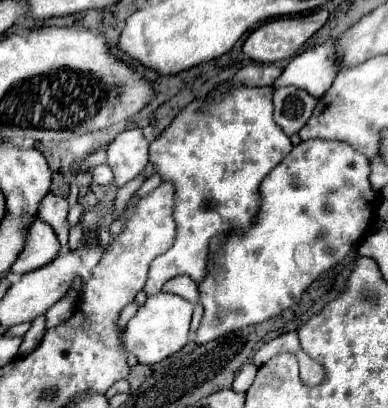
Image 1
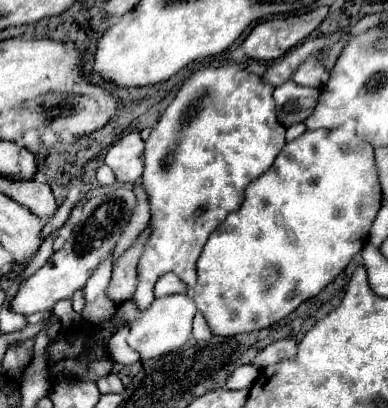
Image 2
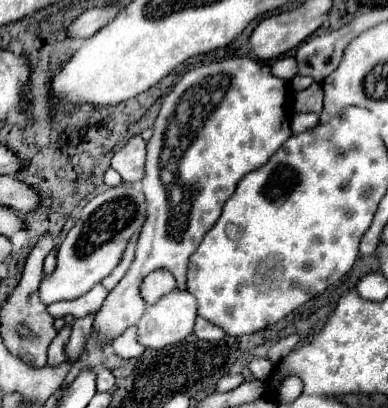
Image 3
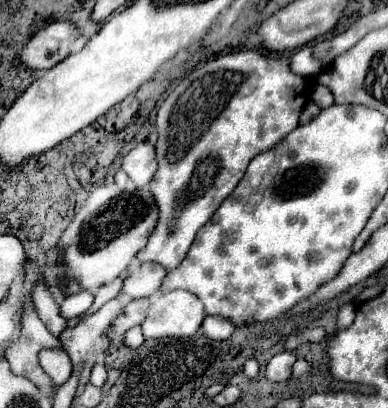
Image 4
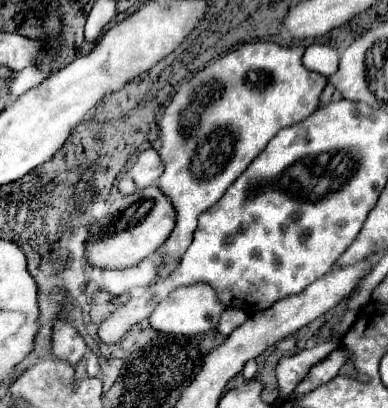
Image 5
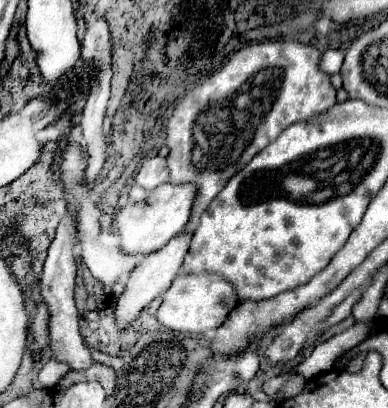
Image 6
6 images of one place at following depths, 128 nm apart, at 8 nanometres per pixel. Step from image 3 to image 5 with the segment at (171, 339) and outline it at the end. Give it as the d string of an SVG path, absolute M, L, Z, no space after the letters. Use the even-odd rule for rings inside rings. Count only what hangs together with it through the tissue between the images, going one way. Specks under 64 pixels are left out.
M192 284L192 286L180 286L174 292L168 294L168 298L164 298L154 312L150 314L150 328L158 330L158 332L168 332L168 334L184 334L184 336L192 336L192 334L202 334L208 330L214 330L220 314L224 308L220 308L218 300L216 300L216 292L212 292L212 288L208 288L208 284Z

